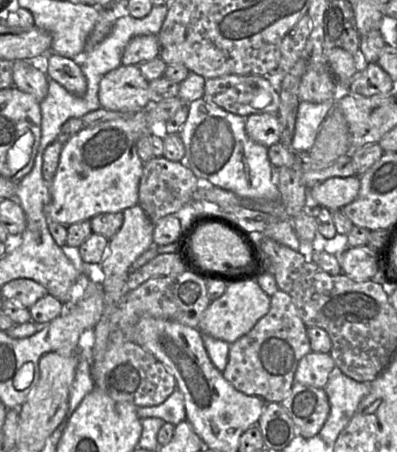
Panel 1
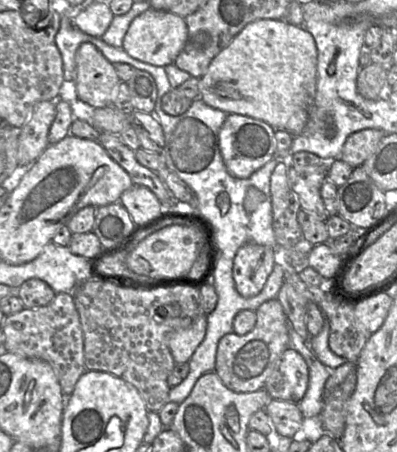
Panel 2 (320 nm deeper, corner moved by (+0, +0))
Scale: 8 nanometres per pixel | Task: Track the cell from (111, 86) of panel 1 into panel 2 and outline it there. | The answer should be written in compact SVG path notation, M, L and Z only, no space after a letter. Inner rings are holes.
M89 42L79 46L75 60L75 84L79 99L94 108L112 105L114 92L122 82L114 65Z

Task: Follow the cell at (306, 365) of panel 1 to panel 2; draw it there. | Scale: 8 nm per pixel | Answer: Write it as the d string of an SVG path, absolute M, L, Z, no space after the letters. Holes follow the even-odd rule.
M286 348L276 361L264 389L272 399L299 403L309 381L308 366L293 348Z

